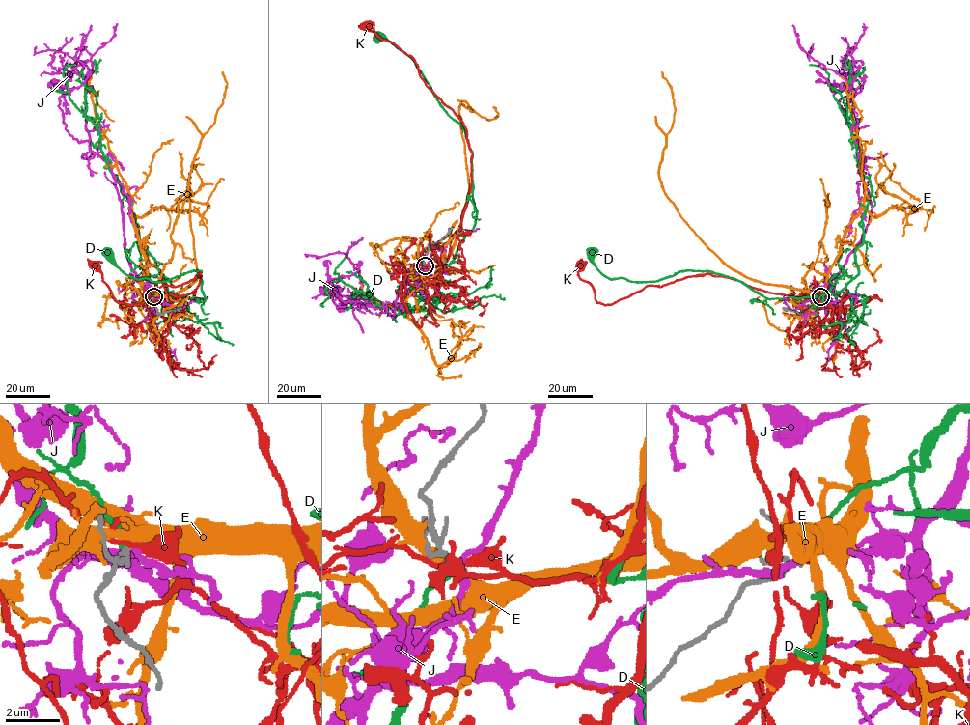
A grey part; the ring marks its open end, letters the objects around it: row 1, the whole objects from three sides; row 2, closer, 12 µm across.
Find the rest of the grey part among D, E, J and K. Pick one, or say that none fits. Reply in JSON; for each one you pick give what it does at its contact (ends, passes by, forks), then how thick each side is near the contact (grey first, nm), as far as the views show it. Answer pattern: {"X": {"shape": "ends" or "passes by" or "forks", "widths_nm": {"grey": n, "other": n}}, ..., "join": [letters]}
{"D": {"shape": "ends", "widths_nm": {"grey": 140, "other": 140}}, "join": ["D"]}

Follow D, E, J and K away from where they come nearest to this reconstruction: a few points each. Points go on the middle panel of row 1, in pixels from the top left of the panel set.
D: (425, 266), (421, 292), (432, 298), (476, 218), (472, 151), (463, 127), (414, 61), (378, 37)
E: (425, 266), (438, 266), (443, 263), (460, 227), (468, 192), (459, 105), (488, 120), (498, 114), (493, 106)
J: (425, 265), (398, 292), (392, 317), (383, 306), (345, 302), (331, 284), (334, 302), (329, 281), (361, 261)
K: (425, 265), (443, 265), (467, 202), (466, 130), (427, 86), (414, 59), (380, 38), (374, 23), (365, 26)

